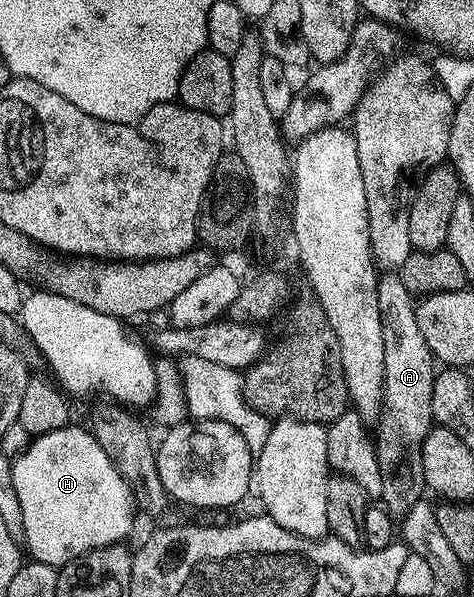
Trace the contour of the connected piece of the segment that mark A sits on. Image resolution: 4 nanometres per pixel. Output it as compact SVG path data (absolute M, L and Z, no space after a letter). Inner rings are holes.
M384 273L379 275L376 284L384 344L384 408L378 420L380 436L378 434L375 439L378 464L382 468L382 496L379 501L391 512L393 519L403 520L414 508L414 504L421 502L426 494L422 448L426 436L434 425L432 409L434 408L434 380L438 373L438 363L432 357L430 344L426 344L426 336L422 336L422 328L418 328L417 303L414 301L414 295L406 288L406 284L402 284L399 273Z

